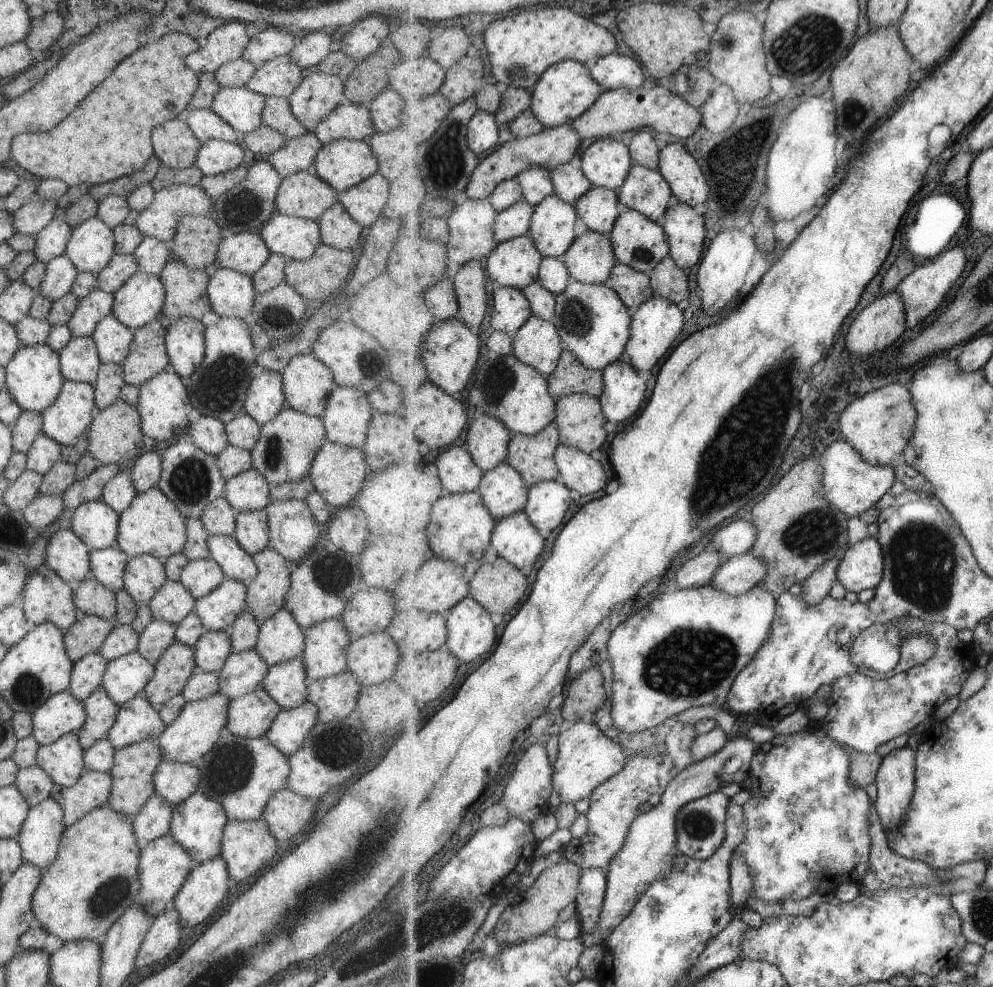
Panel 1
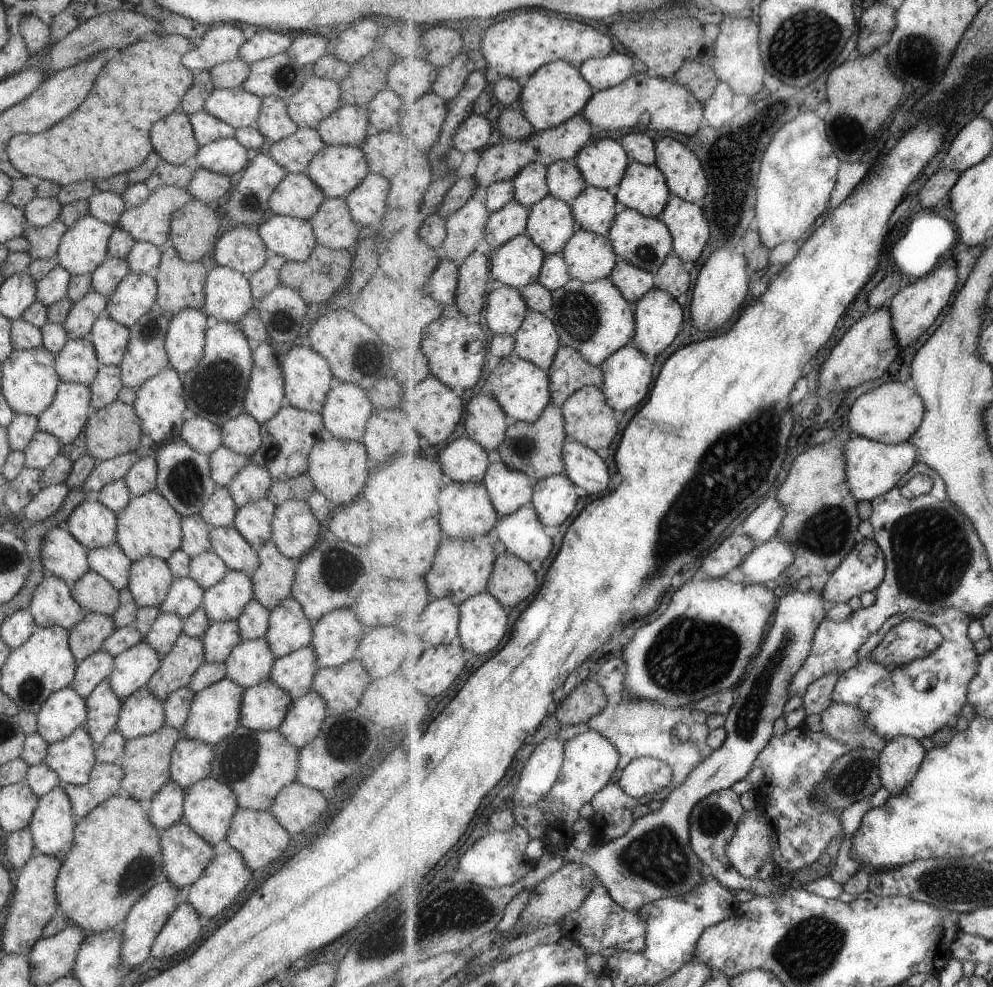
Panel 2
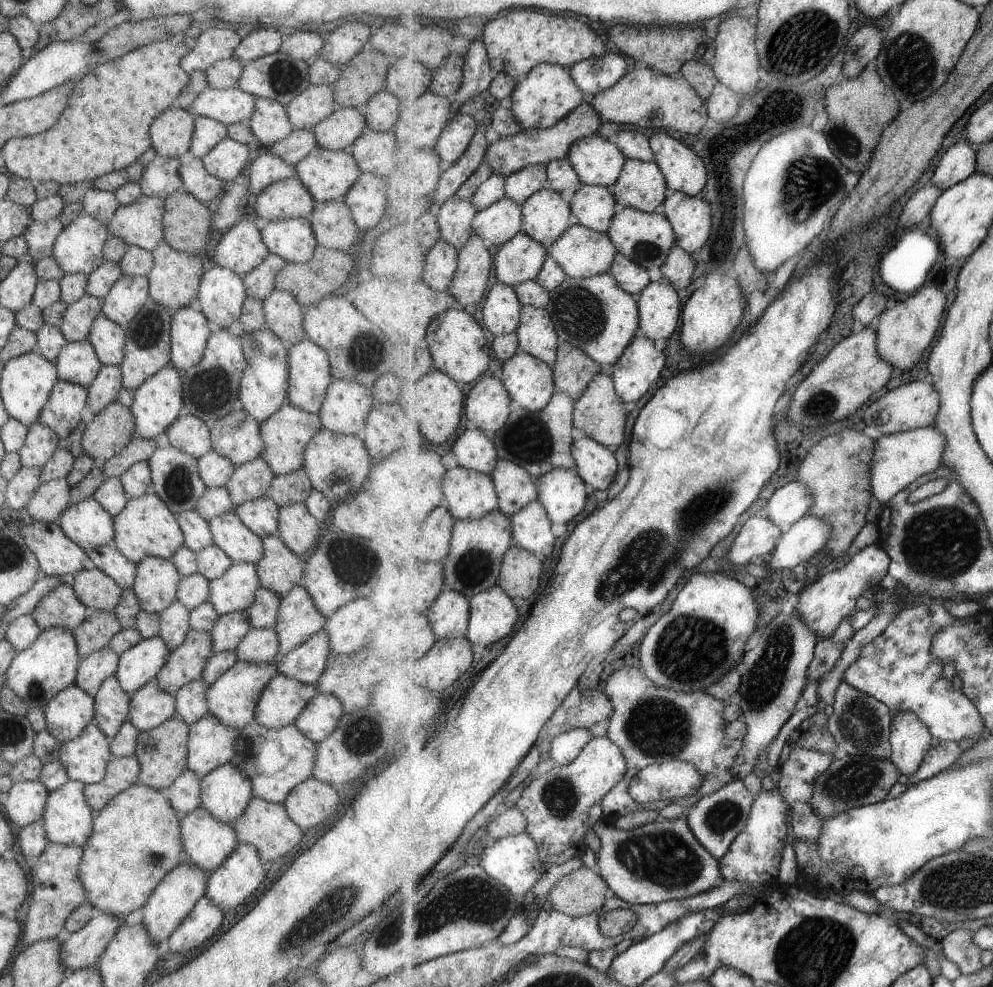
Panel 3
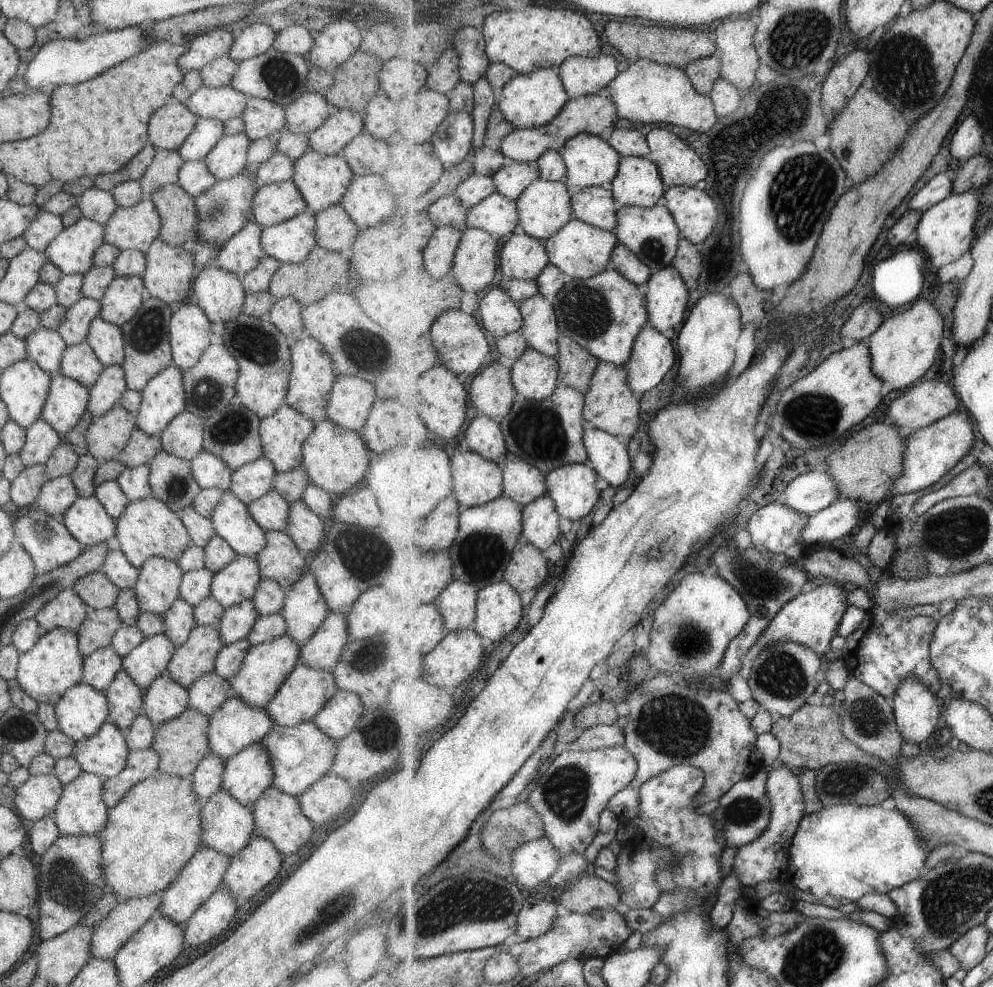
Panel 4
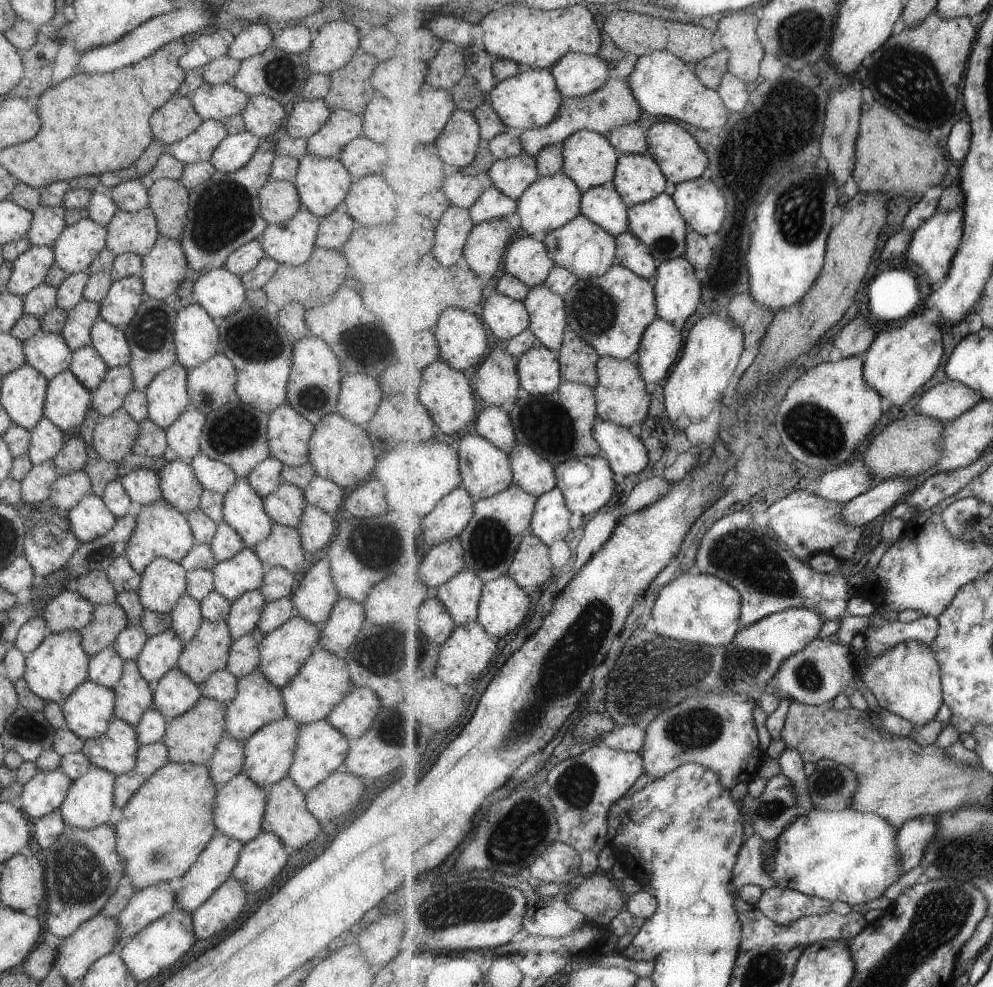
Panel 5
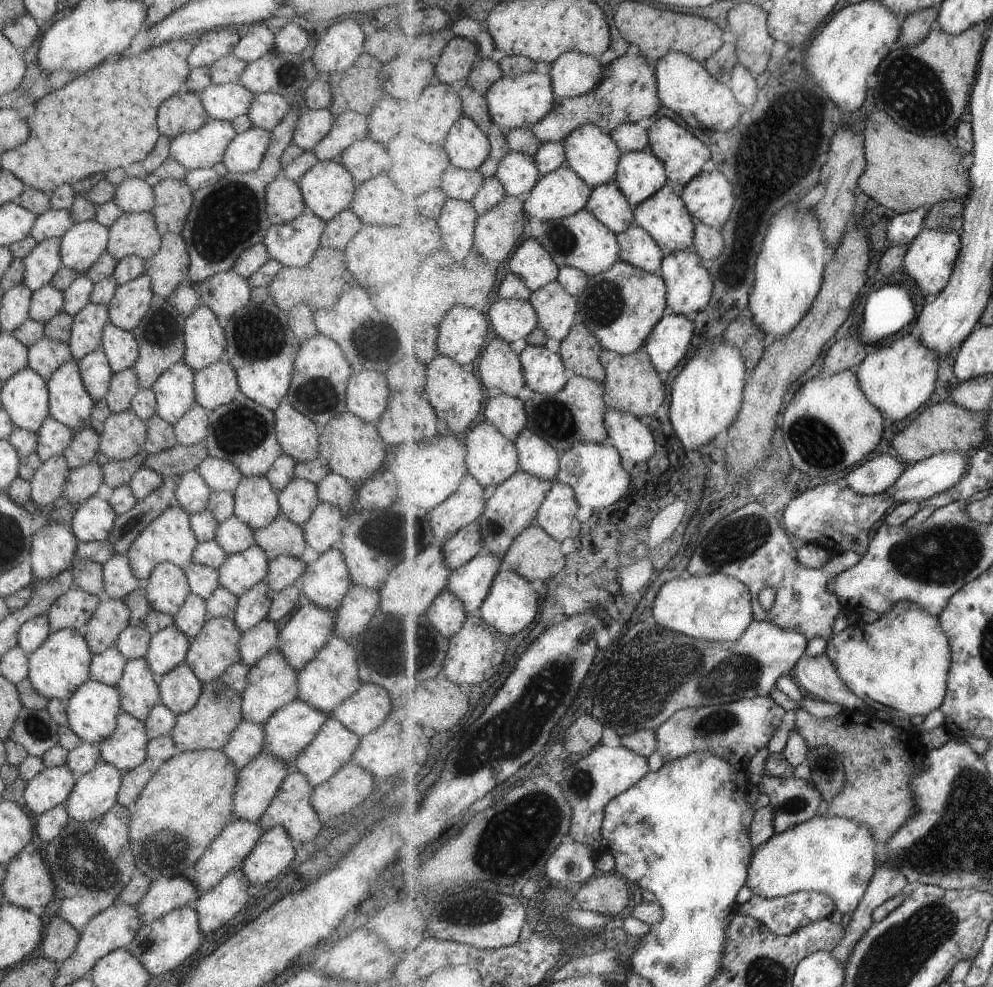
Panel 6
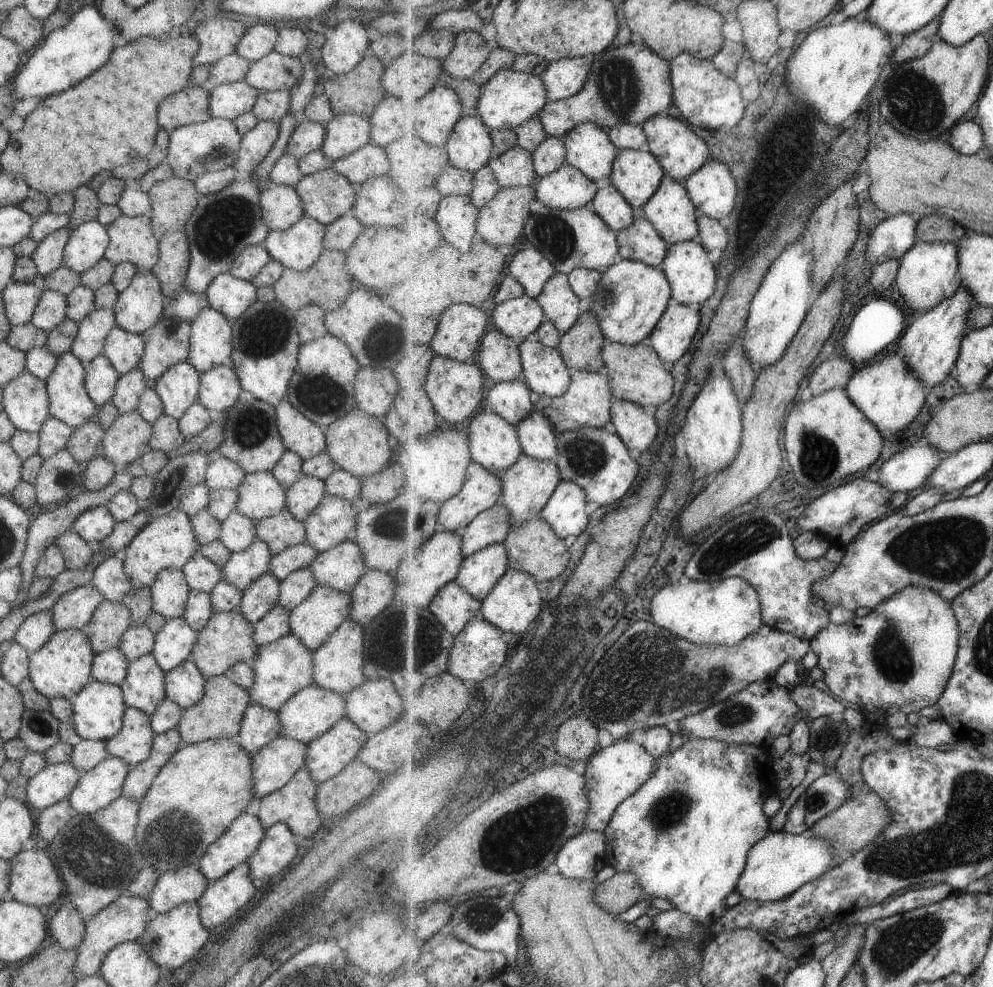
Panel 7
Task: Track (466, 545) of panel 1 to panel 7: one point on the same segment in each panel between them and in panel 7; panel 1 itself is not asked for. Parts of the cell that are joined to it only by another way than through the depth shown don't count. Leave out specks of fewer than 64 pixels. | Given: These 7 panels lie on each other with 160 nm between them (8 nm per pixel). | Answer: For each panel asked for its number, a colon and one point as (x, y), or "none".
2: (466, 511)
3: (470, 494)
4: (477, 480)
5: (486, 470)
6: (492, 458)
7: (495, 444)

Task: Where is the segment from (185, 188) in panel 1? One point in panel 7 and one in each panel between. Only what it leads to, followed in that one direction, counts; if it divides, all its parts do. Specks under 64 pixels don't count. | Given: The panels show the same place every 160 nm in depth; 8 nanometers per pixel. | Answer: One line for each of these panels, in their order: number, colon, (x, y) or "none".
2: (149, 221)
3: (140, 223)
4: (134, 227)
5: (127, 232)
6: (134, 234)
7: (130, 239)

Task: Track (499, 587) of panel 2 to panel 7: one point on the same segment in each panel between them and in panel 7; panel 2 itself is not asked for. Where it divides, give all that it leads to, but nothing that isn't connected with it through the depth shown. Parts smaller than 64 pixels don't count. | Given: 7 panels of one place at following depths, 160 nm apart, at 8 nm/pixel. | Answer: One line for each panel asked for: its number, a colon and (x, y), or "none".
3: (520, 575)
4: (528, 569)
5: (532, 566)
6: (535, 555)
7: (534, 547)

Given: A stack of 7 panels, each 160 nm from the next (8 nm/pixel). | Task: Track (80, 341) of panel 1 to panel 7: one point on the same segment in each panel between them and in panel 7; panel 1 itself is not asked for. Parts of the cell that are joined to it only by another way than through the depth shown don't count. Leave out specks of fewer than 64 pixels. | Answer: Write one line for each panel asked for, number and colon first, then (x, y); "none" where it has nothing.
2: (76, 362)
3: (77, 363)
4: (78, 363)
5: (88, 369)
6: (93, 371)
7: (99, 377)

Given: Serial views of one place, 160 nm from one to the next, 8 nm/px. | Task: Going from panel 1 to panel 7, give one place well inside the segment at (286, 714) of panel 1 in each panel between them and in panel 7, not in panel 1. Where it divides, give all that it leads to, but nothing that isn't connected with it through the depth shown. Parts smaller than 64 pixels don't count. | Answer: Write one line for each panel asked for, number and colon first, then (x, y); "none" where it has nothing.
2: (304, 717)
3: (319, 716)
4: (338, 716)
5: (353, 715)
6: (360, 713)
7: (373, 705)

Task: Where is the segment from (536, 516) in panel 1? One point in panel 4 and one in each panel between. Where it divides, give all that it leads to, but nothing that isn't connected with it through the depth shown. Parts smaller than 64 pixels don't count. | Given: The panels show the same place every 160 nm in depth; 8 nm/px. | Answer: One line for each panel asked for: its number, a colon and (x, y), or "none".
2: (555, 498)
3: (564, 493)
4: (574, 488)

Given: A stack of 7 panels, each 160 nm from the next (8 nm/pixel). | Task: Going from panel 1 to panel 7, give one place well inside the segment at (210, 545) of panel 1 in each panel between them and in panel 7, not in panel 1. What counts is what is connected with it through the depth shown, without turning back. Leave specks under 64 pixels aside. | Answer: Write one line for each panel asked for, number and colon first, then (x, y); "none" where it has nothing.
2: (235, 552)
3: (228, 533)
4: (231, 521)
5: (241, 510)
6: (254, 503)
7: (259, 496)

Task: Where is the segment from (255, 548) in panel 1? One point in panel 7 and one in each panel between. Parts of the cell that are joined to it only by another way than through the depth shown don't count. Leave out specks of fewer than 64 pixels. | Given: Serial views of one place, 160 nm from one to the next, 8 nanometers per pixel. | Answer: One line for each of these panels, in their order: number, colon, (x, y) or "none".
2: (252, 521)
3: (260, 515)
4: (269, 511)
5: (284, 506)
6: (296, 501)
7: (300, 499)

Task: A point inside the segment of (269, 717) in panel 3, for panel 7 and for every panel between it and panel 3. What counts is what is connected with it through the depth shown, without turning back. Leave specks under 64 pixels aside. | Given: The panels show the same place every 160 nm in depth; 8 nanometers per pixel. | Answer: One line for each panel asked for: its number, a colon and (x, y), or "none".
4: (305, 690)
5: (321, 682)
6: (330, 677)
7: (337, 665)

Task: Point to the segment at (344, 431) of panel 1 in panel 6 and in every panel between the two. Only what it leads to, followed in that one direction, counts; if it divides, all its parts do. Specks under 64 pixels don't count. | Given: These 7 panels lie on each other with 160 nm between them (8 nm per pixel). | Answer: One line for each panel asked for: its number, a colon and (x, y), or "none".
2: (346, 407)
3: (345, 404)
4: (347, 405)
5: (358, 397)
6: (365, 395)

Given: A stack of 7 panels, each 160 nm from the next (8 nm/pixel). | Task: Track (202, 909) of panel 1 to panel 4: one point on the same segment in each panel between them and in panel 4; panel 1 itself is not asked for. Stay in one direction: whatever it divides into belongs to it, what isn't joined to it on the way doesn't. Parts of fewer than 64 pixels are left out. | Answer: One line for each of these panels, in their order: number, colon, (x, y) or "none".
2: (225, 875)
3: (237, 876)
4: (256, 864)

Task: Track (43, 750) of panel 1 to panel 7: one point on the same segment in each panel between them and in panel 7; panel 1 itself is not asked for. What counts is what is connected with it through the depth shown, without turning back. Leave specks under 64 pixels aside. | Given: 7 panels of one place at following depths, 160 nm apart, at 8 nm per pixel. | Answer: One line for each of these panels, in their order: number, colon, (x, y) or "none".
2: (72, 758)
3: (84, 758)
4: (103, 754)
5: (113, 751)
6: (124, 748)
7: (132, 743)

